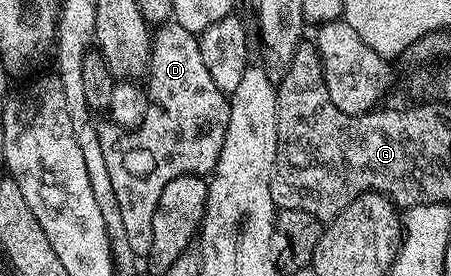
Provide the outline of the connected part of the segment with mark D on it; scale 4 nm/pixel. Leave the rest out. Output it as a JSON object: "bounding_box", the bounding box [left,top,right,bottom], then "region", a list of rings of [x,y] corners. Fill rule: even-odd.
{"bounding_box":[99,19,229,259],"region":[[[170,19],[152,34],[151,40],[153,50],[149,56],[147,74],[147,92],[150,98],[146,117],[141,125],[132,131],[123,131],[114,123],[106,123],[105,126],[102,124],[99,129],[103,155],[108,159],[109,167],[113,171],[115,199],[119,199],[119,211],[123,211],[127,243],[131,243],[131,251],[138,259],[148,258],[151,251],[155,209],[163,189],[176,176],[212,174],[219,159],[219,151],[223,151],[223,139],[227,135],[229,122],[229,97],[222,89],[215,87],[211,71],[207,71],[207,63],[203,63],[198,34],[187,31],[187,27],[179,27],[177,21]]]}

